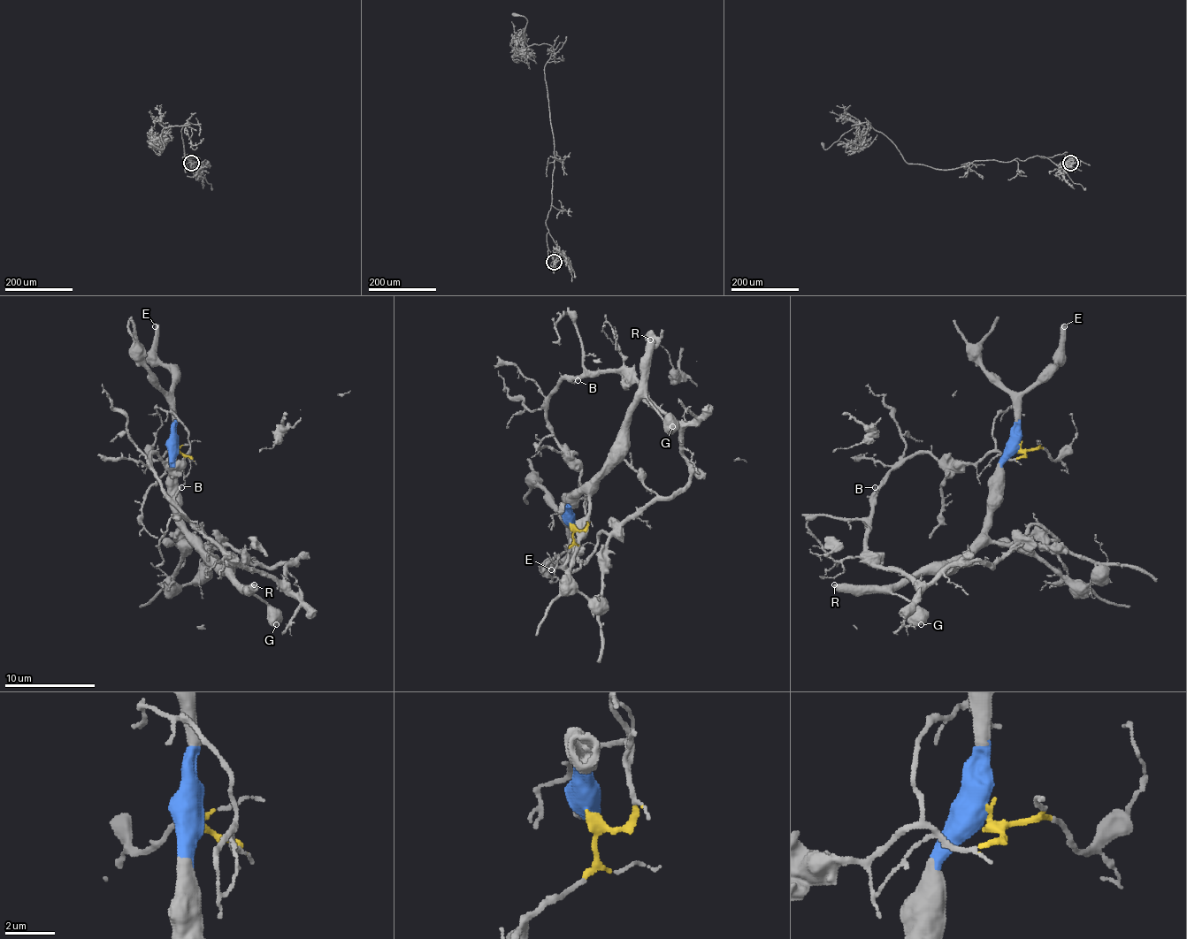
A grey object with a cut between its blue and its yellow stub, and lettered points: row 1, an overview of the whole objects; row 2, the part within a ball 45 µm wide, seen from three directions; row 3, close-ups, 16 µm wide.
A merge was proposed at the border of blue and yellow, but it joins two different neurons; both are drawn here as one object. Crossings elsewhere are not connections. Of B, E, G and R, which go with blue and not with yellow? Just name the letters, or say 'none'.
E, G, R

